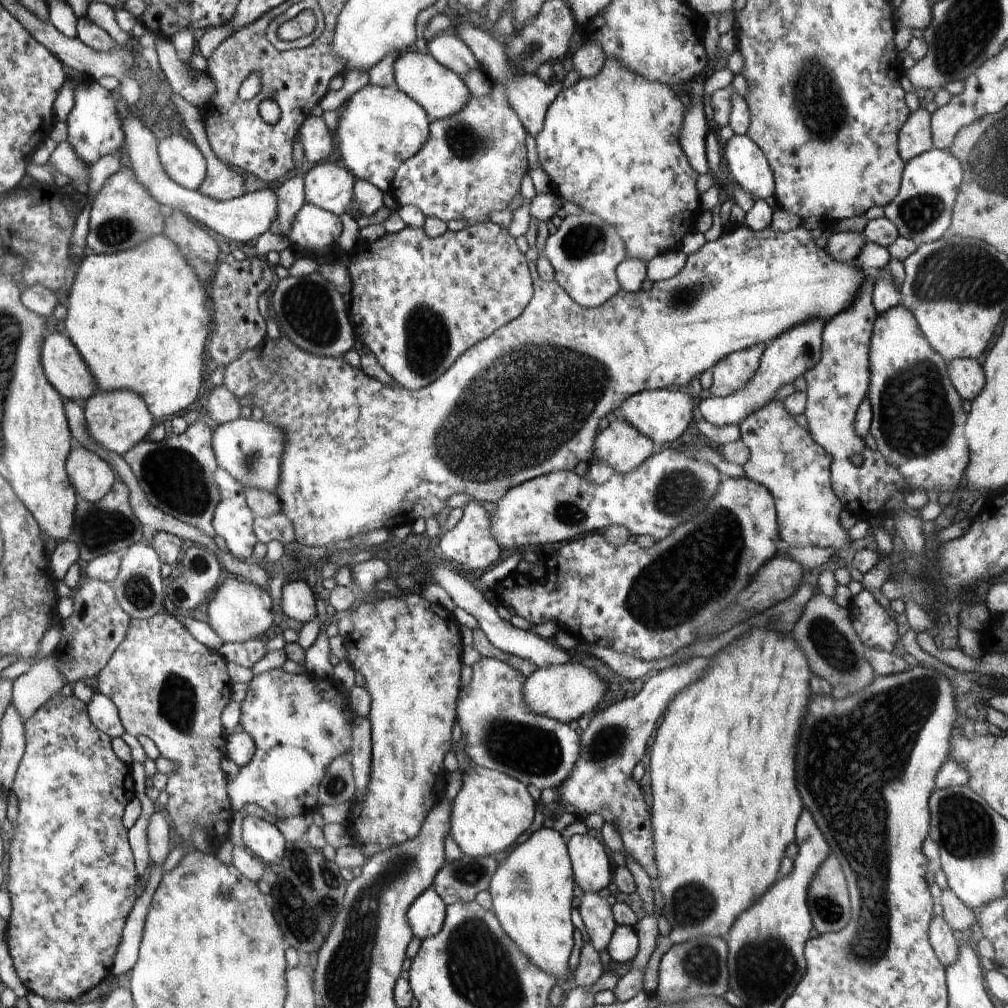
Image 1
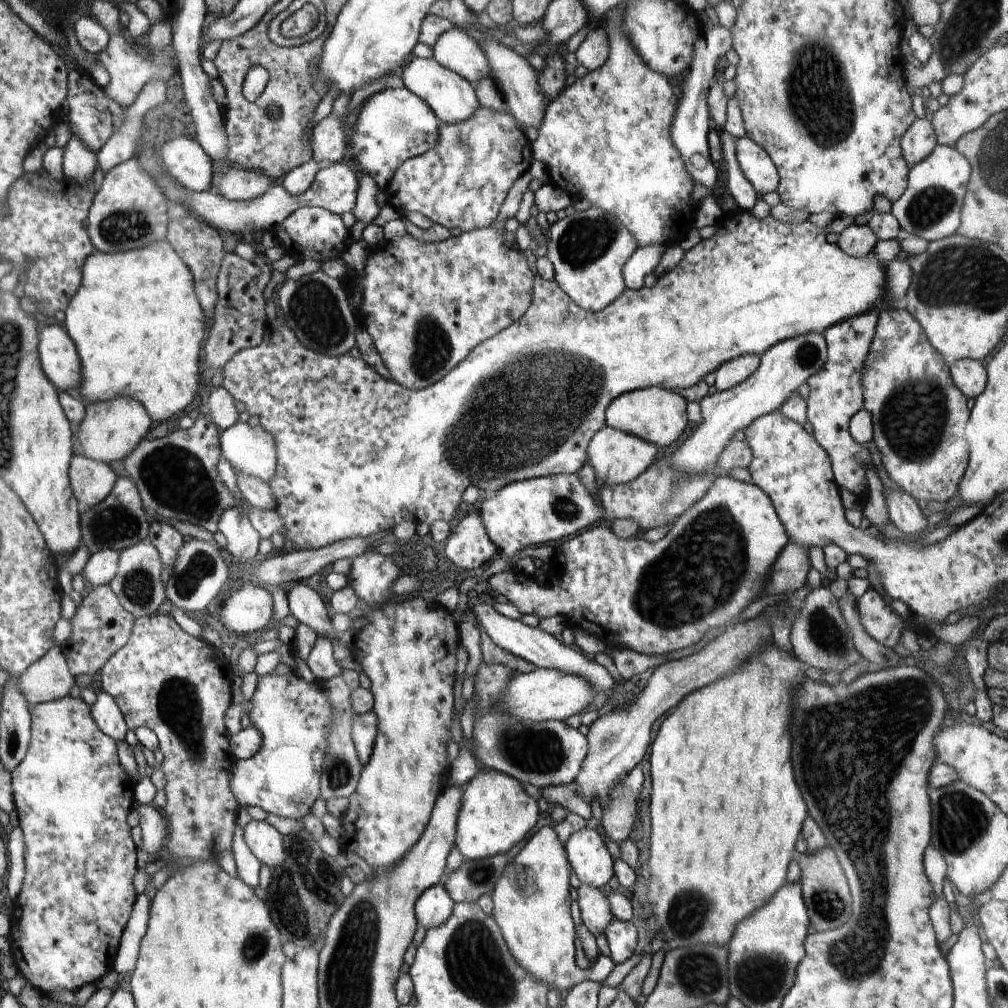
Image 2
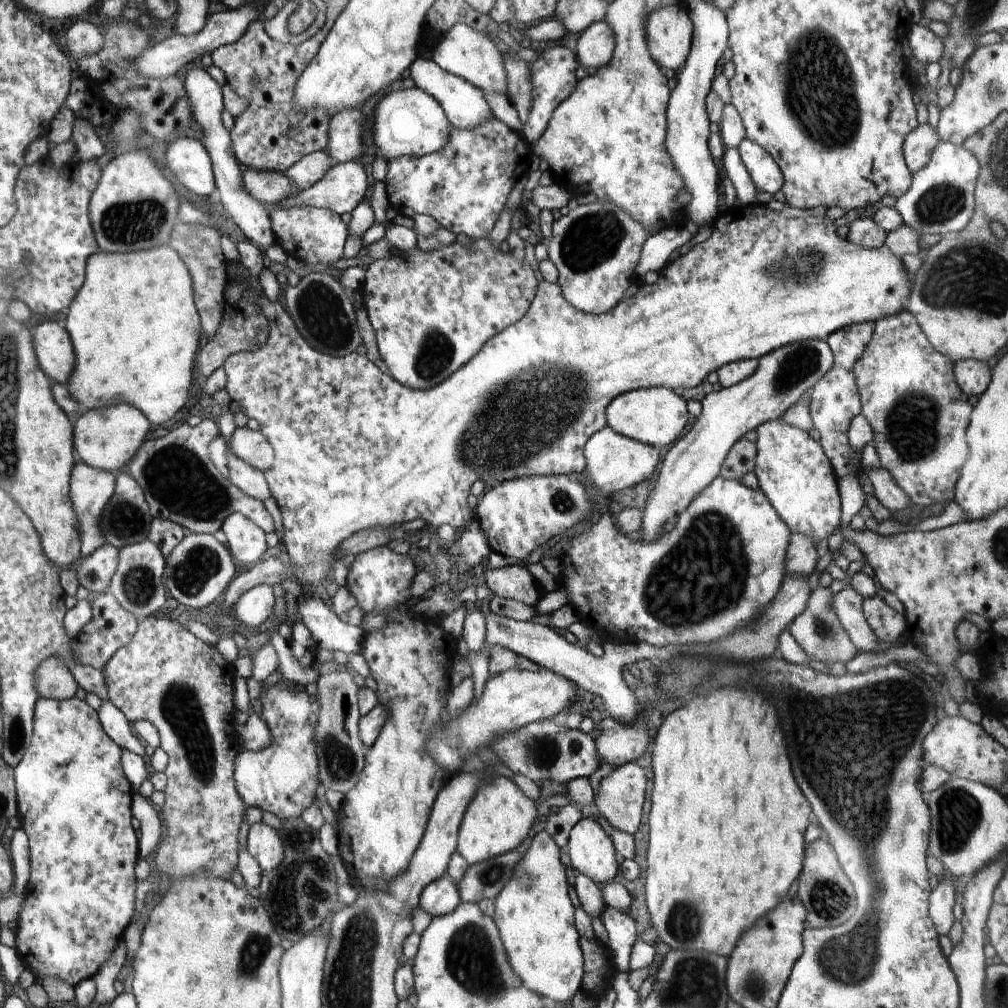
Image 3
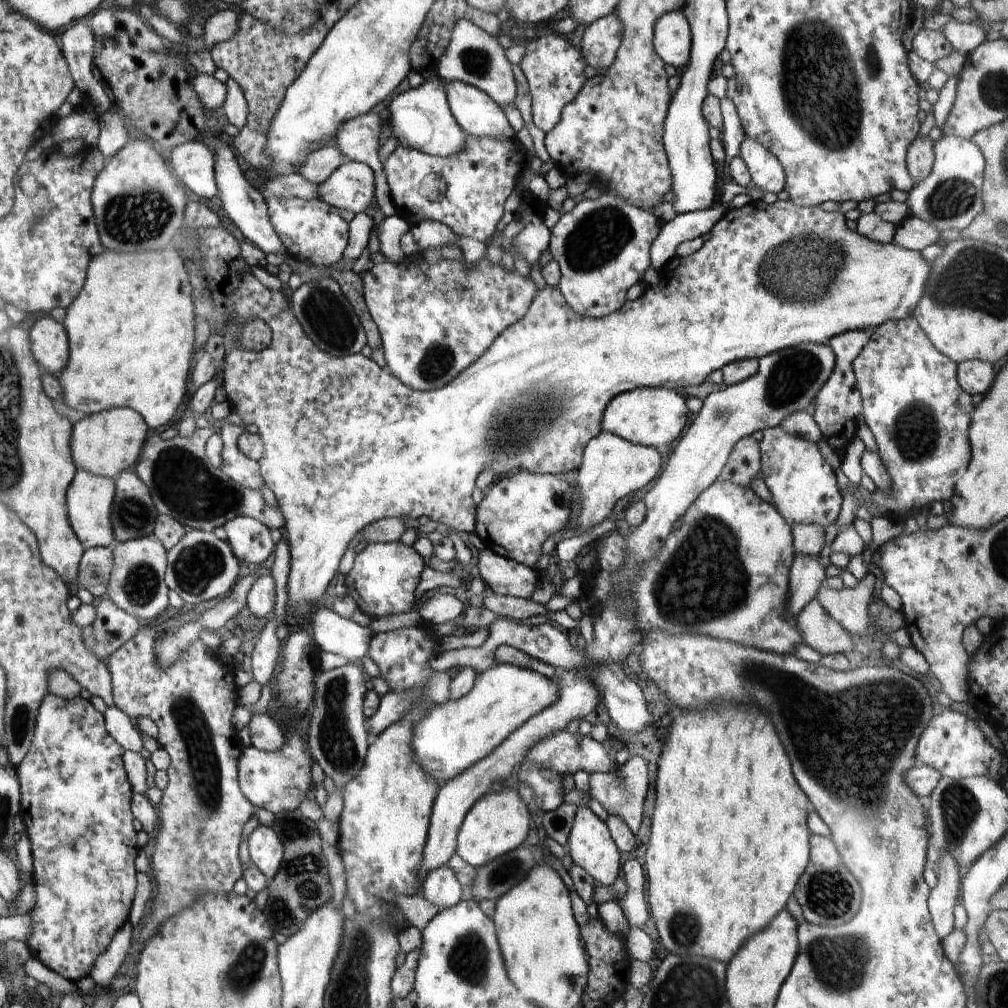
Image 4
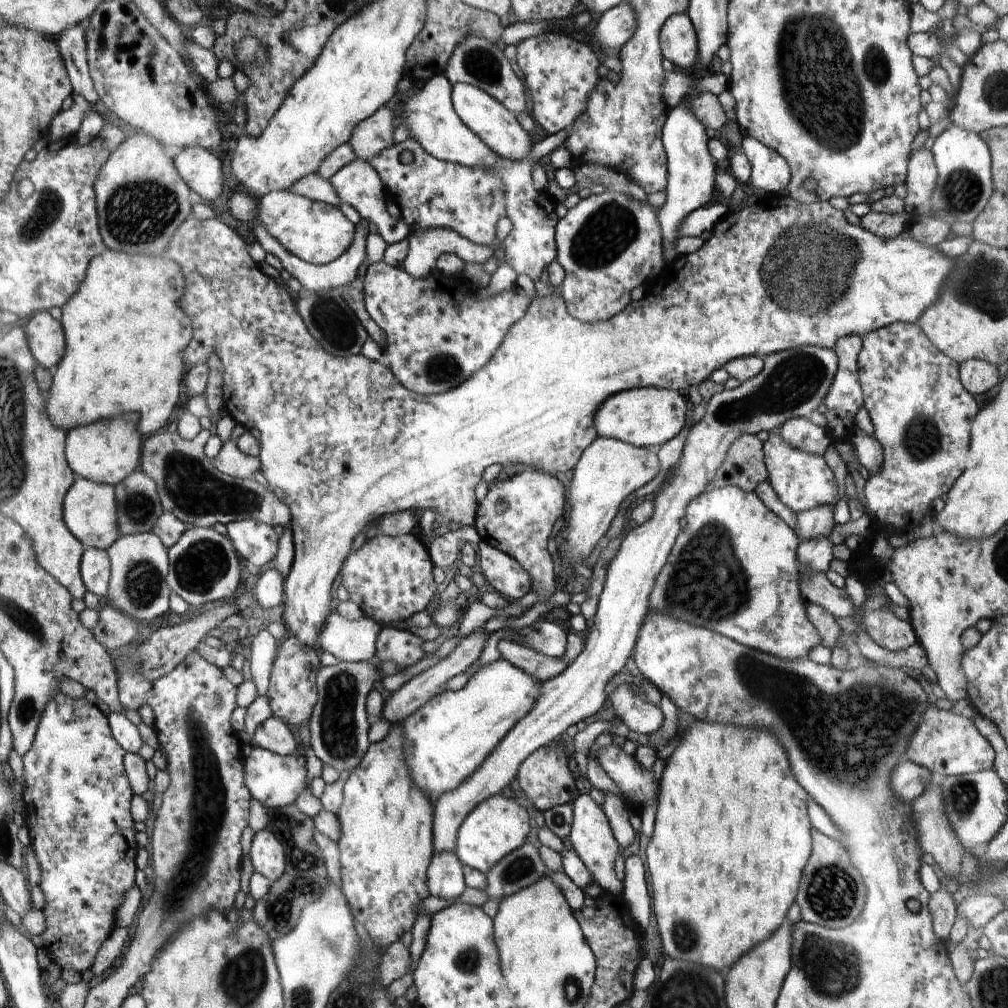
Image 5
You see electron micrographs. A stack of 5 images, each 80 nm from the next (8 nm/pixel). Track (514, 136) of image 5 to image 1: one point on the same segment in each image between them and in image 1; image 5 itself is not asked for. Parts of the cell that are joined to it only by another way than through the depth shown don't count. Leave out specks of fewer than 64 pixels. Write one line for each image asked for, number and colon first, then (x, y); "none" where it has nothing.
1: (439, 91)
2: (452, 98)
3: (464, 105)
4: (476, 113)

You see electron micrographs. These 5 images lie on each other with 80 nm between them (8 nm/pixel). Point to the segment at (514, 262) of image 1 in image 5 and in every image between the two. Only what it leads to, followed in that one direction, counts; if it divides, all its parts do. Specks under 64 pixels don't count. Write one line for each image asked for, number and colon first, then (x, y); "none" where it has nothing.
2: (426, 305)
3: (431, 312)
4: (435, 319)
5: (438, 334)

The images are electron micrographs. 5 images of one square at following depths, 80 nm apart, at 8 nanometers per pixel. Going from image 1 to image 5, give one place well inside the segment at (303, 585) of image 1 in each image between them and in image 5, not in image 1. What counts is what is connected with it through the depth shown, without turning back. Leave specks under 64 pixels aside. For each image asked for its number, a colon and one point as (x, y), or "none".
2: (305, 604)
3: (329, 632)
4: (332, 633)
5: (354, 640)

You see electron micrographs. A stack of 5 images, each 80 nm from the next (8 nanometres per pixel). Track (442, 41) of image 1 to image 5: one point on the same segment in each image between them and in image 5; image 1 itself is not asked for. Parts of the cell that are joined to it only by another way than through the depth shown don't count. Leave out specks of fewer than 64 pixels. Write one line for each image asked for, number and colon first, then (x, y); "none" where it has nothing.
2: (455, 50)
3: (464, 52)
4: (472, 56)
5: (477, 62)

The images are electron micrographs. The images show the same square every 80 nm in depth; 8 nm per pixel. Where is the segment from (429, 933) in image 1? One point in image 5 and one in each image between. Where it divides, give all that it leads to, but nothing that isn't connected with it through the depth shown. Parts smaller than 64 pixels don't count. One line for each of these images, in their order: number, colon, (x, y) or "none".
2: (433, 908)
3: (441, 897)
4: (441, 888)
5: (445, 880)

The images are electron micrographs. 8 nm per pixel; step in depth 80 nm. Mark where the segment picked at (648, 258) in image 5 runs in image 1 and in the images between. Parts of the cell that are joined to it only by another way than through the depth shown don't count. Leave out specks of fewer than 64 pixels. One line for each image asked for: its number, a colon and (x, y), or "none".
1: (584, 252)
2: (588, 249)
3: (594, 247)
4: (602, 246)

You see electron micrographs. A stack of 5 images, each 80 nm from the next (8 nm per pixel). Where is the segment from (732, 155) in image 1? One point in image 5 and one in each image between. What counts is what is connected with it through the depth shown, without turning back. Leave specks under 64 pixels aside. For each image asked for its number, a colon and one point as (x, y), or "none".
2: (754, 162)
3: (765, 173)
4: (767, 173)
5: (769, 171)

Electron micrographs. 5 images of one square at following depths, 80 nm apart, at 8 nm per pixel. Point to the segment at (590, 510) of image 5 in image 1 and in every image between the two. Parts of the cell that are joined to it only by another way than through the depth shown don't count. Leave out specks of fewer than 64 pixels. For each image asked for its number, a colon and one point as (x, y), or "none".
1: (620, 445)
2: (617, 457)
3: (614, 462)
4: (612, 467)

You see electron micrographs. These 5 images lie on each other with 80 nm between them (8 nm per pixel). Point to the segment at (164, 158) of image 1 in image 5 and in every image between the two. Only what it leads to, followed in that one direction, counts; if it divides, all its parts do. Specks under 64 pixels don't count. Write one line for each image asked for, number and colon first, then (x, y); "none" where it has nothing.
2: (186, 161)
3: (188, 158)
4: (194, 164)
5: (202, 171)

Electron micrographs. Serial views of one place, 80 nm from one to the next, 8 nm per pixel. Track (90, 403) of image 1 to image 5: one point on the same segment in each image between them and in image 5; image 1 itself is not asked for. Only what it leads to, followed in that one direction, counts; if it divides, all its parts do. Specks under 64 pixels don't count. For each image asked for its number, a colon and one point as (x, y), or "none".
2: (111, 430)
3: (106, 438)
4: (105, 443)
5: (107, 451)

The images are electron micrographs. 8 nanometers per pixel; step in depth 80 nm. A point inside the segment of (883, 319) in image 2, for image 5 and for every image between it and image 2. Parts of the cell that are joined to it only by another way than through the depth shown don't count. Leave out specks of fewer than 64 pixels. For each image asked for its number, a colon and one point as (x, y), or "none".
3: (918, 414)
4: (912, 402)
5: (922, 414)

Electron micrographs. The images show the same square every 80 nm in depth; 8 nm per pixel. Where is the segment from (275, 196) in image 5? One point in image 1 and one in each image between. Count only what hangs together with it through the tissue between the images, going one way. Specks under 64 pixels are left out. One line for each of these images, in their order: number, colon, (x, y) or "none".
1: (314, 228)
2: (310, 233)
3: (316, 236)
4: (313, 232)

